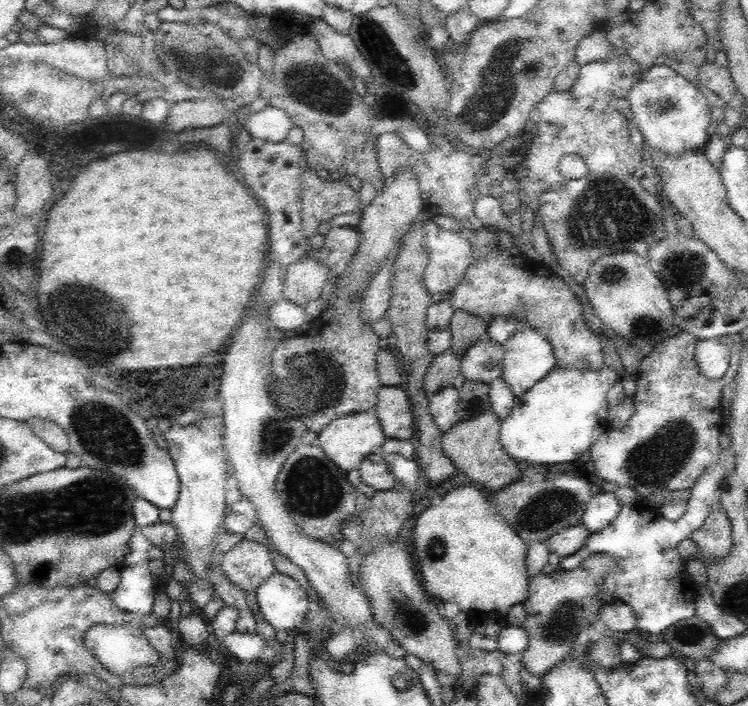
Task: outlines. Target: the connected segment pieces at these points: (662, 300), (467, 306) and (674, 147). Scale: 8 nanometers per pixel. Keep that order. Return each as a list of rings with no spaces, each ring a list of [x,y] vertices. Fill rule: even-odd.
[[[631,251],[602,256],[590,266],[583,286],[604,327],[612,328],[618,336],[640,348],[650,343],[657,345],[675,326],[670,295],[652,271],[646,256]]]
[[[483,227],[473,232],[470,243],[474,261],[456,288],[445,296],[455,311],[480,316],[487,324],[506,316],[514,318],[520,327],[536,329],[552,345],[558,368],[598,371],[604,366],[600,339],[588,329],[582,303],[562,277],[544,263],[527,258],[522,248],[516,254],[498,251],[496,228]]]
[[[660,64],[641,75],[627,94],[633,122],[643,134],[646,145],[675,155],[700,151],[711,135],[708,126],[712,117],[707,96],[690,80],[672,68]]]

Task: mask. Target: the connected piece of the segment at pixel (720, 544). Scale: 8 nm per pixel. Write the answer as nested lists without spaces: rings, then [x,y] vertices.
[[[710,510],[704,524],[689,537],[703,552],[705,558],[725,557],[732,548],[732,527],[726,511]]]

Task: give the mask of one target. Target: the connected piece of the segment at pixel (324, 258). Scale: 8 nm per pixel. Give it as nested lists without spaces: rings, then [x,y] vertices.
[[[332,227],[325,235],[325,244],[319,249],[321,264],[336,272],[337,278],[344,274],[360,245],[360,232],[356,227]]]

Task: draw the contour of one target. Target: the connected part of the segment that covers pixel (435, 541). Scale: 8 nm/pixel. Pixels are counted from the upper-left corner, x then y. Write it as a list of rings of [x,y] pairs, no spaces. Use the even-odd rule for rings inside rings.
[[[460,486],[446,492],[442,500],[430,502],[430,506],[418,516],[413,530],[414,559],[420,564],[417,568],[420,582],[428,594],[440,598],[444,603],[456,602],[459,610],[466,614],[479,612],[494,617],[506,615],[514,604],[523,603],[528,598],[527,544],[516,532],[512,532],[494,502],[488,501],[479,486]]]

